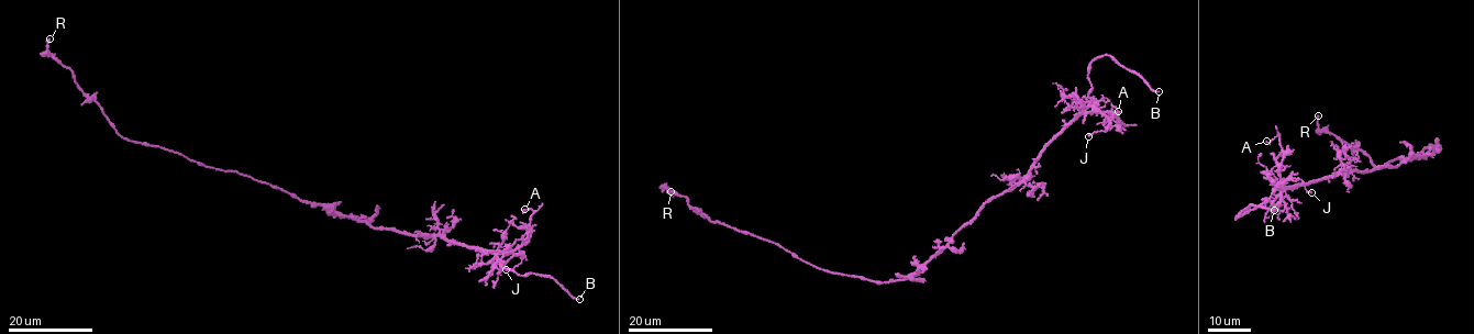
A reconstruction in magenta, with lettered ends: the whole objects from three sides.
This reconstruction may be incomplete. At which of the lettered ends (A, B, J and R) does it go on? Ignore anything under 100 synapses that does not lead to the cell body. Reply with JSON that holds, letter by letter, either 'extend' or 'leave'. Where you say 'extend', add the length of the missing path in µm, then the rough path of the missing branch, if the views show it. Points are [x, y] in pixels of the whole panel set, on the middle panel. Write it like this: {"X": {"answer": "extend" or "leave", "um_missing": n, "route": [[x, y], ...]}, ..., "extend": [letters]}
{"A": {"answer": "leave"}, "B": {"answer": "extend", "um_missing": 10, "route": [[1159, 91], [1185, 89], [1193, 95]]}, "J": {"answer": "leave"}, "R": {"answer": "leave"}, "extend": ["B"]}

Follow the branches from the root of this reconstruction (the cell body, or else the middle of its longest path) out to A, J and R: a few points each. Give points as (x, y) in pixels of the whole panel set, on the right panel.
A: (1423, 155), (1395, 166), (1364, 173), (1347, 168), (1278, 188), (1279, 135), (1266, 141)
J: (1423, 155), (1395, 166), (1381, 165), (1364, 173), (1347, 168), (1306, 184), (1278, 187), (1295, 178), (1311, 192)
R: (1423, 155), (1441, 148), (1426, 147), (1415, 157), (1393, 159), (1378, 168), (1364, 153), (1319, 127), (1318, 115)

